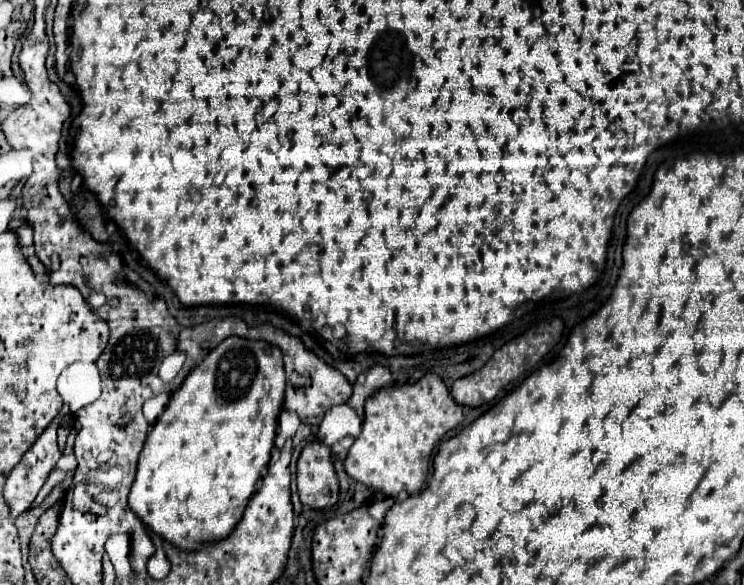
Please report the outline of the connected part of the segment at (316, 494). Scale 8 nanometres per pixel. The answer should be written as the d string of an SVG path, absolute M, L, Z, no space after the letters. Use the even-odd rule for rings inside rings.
M308 443L298 459L298 493L304 507L324 509L338 501L338 479L332 465L332 451L326 443Z

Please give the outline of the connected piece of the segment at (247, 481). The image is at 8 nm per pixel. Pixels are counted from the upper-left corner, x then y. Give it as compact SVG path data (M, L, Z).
M228 337L216 349L212 349L208 353L208 357L186 377L182 387L172 393L166 411L158 417L158 421L154 423L154 427L144 443L144 449L142 449L140 461L138 461L138 473L136 473L132 491L128 495L128 505L130 505L130 509L134 509L138 519L152 533L158 533L162 539L166 539L168 543L172 543L174 547L178 547L182 551L194 551L194 549L202 547L202 543L214 543L214 541L226 539L234 531L238 521L242 519L242 513L256 489L256 481L260 479L262 469L270 461L270 453L272 453L274 437L276 437L276 427L278 427L278 415L284 405L282 403L284 389L286 389L286 377L284 377L284 365L282 365L282 351L278 347L268 345L266 341L248 341L248 339L240 339L240 337Z

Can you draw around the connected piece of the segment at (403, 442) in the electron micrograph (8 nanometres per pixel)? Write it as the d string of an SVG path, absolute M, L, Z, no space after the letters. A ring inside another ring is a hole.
M424 375L418 383L414 385L402 385L398 389L380 389L376 391L364 407L364 423L362 423L362 433L354 441L354 445L348 451L348 457L344 461L346 473L366 485L372 491L380 491L386 497L404 497L404 495L416 495L422 491L426 485L428 477L428 465L430 465L430 455L436 443L452 429L456 429L462 423L462 405L452 401L450 391L446 389L444 381L438 375Z

